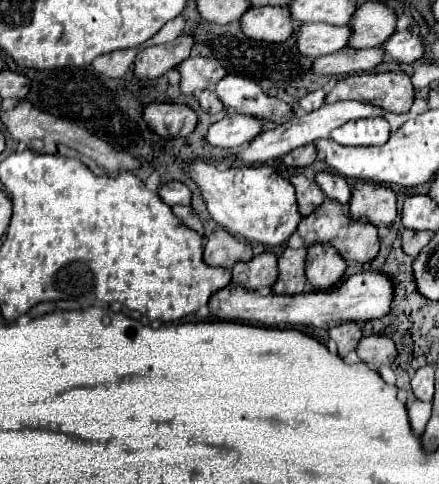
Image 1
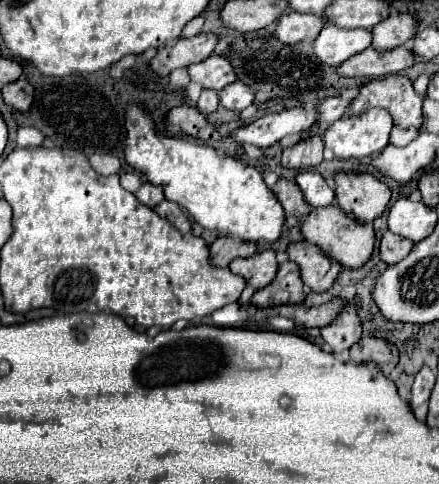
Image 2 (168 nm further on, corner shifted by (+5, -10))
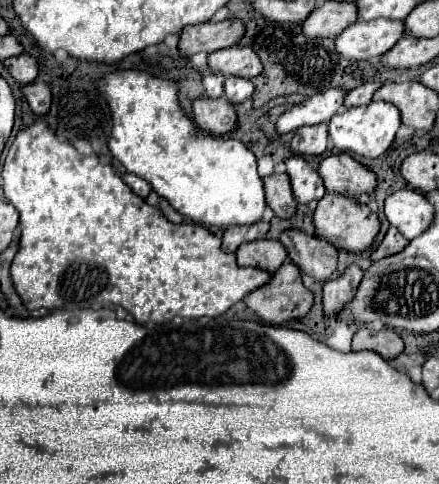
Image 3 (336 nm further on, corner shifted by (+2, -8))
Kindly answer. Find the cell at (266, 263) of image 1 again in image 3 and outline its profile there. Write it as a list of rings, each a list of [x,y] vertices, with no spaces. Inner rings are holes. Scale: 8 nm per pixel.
[[[259,238],[257,242],[243,242],[237,248],[237,262],[239,266],[253,266],[263,268],[267,272],[277,272],[287,258],[287,250],[277,240]]]

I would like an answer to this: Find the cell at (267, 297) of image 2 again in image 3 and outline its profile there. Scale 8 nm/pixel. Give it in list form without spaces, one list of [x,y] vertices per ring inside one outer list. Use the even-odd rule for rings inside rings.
[[[289,262],[265,286],[247,294],[243,302],[261,320],[279,326],[287,320],[303,318],[313,306],[313,294],[303,286],[301,270]]]

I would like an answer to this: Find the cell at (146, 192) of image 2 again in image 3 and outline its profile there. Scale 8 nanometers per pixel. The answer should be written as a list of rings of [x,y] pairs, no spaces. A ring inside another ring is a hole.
[[[123,174],[123,180],[127,182],[127,186],[135,192],[135,194],[139,194],[141,198],[145,198],[149,192],[151,192],[151,186],[149,186],[149,182],[145,182],[141,176],[135,176],[135,174]]]

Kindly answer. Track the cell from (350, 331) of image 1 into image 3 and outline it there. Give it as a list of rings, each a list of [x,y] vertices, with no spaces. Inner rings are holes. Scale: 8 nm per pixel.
[[[355,264],[347,266],[345,272],[333,280],[327,280],[323,286],[323,306],[325,306],[325,314],[329,318],[335,318],[337,310],[341,306],[345,306],[345,302],[349,302],[349,298],[353,298],[359,282],[363,278],[363,270]]]

